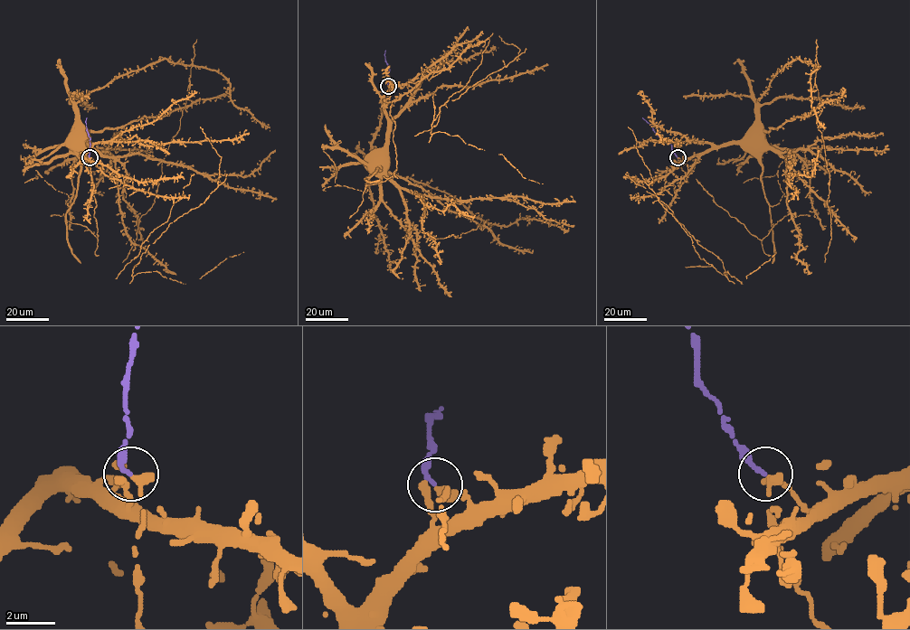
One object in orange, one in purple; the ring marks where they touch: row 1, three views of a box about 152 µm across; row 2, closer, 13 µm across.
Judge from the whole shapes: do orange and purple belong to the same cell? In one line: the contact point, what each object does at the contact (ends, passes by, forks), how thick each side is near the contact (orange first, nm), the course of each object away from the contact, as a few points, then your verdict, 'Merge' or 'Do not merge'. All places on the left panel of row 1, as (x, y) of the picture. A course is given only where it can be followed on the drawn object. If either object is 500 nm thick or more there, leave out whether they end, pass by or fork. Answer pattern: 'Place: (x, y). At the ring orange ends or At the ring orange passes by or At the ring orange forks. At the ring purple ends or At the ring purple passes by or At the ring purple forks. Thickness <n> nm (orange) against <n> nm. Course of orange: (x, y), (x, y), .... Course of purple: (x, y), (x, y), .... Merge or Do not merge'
Place: (90, 157). At the ring orange passes by. At the ring purple ends. Thickness 340 nm (orange) against 200 nm. Course of orange: (90, 157), (89, 160), (84, 155), (89, 151), (89, 140), (80, 129). Course of purple: (90, 157), (87, 117). Merge

